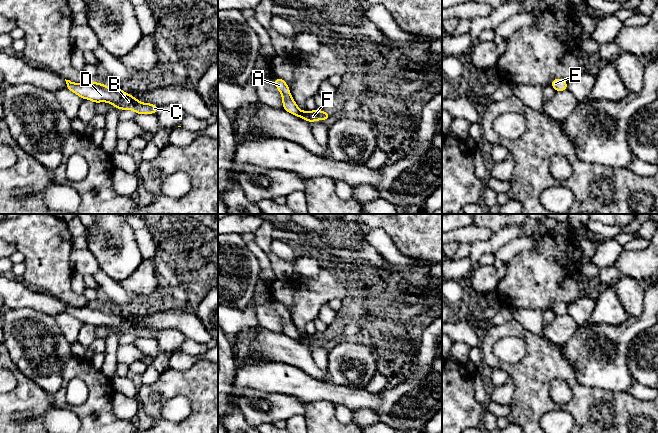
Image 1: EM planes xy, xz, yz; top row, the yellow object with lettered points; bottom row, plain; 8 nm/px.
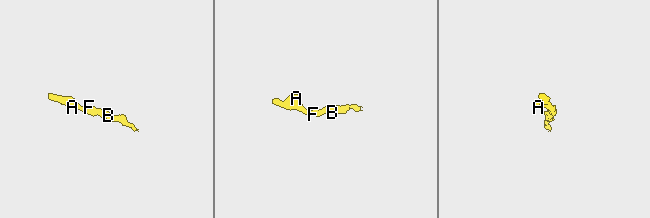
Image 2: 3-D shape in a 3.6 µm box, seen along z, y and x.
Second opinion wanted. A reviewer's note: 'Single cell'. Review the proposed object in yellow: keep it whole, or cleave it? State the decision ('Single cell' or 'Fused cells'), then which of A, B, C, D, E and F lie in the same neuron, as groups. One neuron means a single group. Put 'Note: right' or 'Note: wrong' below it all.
Single cell. Groups: A B C D E F
Note: right

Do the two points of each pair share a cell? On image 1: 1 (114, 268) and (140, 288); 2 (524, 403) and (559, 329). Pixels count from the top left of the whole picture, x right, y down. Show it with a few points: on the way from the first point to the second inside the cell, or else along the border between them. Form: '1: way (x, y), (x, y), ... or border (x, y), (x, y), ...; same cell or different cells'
1: border (142, 260), (127, 277), (118, 282); different cells
2: border (547, 338), (554, 343); different cells

